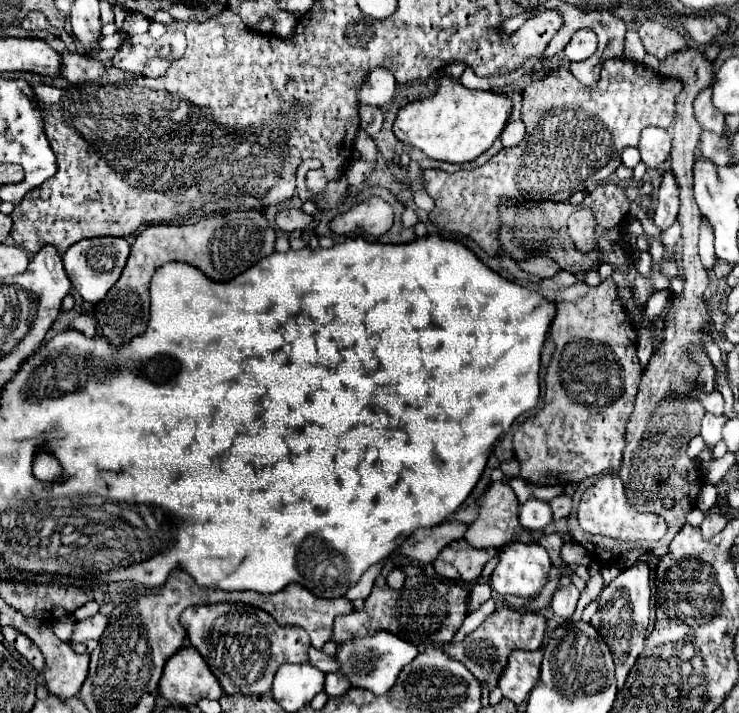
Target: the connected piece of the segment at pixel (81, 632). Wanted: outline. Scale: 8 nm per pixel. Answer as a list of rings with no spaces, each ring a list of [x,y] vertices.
[[[100,613],[94,617],[88,617],[88,619],[76,621],[70,643],[84,643],[86,639],[98,639],[106,629],[106,621],[108,621],[108,617],[100,615]]]

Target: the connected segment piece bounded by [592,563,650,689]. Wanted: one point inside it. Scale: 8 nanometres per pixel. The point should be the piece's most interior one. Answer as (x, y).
(623, 611)

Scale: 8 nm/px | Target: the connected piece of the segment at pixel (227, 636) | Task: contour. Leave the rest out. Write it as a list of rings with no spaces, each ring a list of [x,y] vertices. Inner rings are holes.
[[[216,603],[216,605],[196,605],[188,607],[180,615],[182,625],[186,627],[190,643],[200,651],[210,671],[218,677],[226,695],[262,695],[270,691],[274,673],[284,663],[306,663],[310,637],[302,627],[280,627],[266,611],[250,605],[230,605],[230,603]]]

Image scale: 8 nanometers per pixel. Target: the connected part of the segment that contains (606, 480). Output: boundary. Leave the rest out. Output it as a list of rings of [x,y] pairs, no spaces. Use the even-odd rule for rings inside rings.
[[[604,475],[584,491],[578,505],[578,523],[586,533],[604,535],[620,541],[634,541],[634,543],[660,541],[666,533],[666,523],[660,515],[640,513],[628,503],[622,479],[618,475]]]

